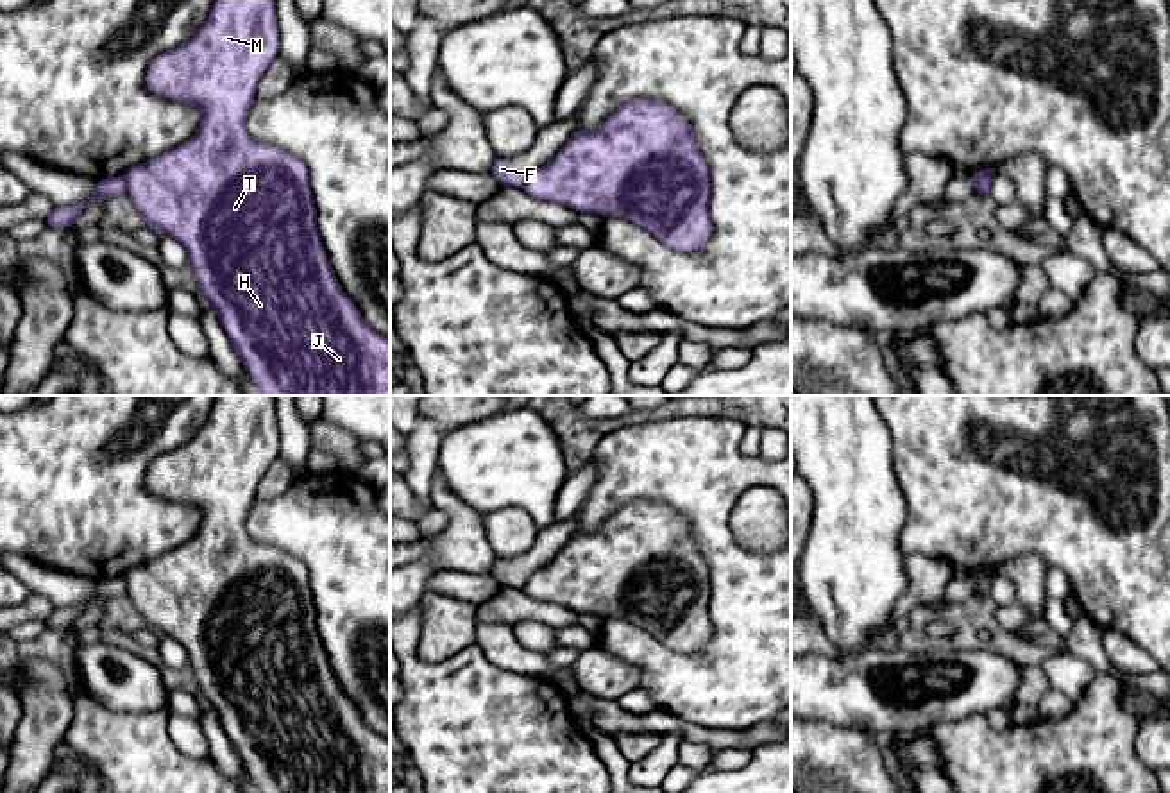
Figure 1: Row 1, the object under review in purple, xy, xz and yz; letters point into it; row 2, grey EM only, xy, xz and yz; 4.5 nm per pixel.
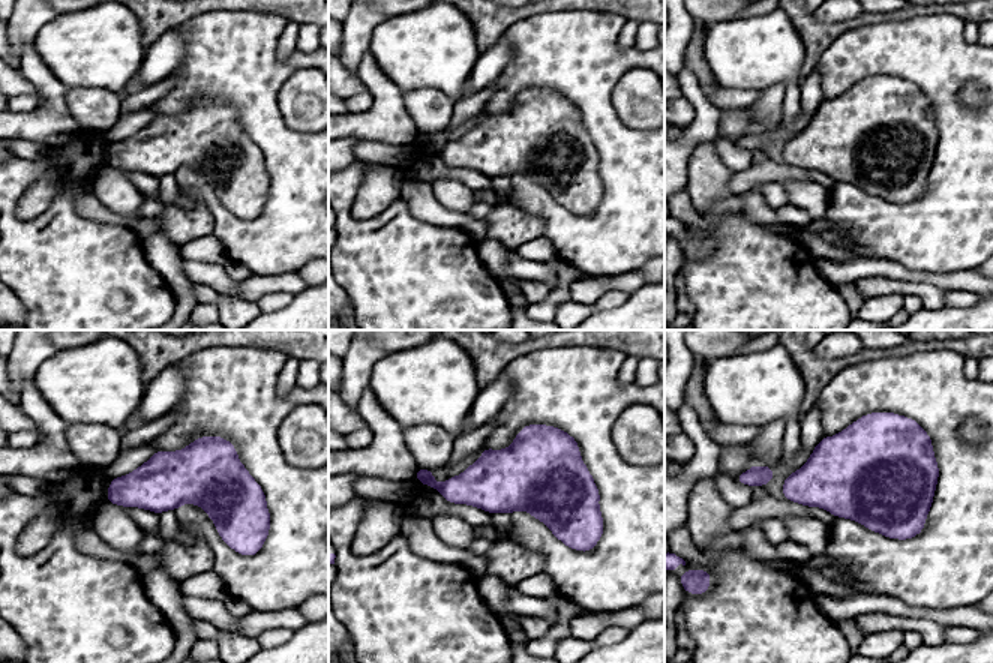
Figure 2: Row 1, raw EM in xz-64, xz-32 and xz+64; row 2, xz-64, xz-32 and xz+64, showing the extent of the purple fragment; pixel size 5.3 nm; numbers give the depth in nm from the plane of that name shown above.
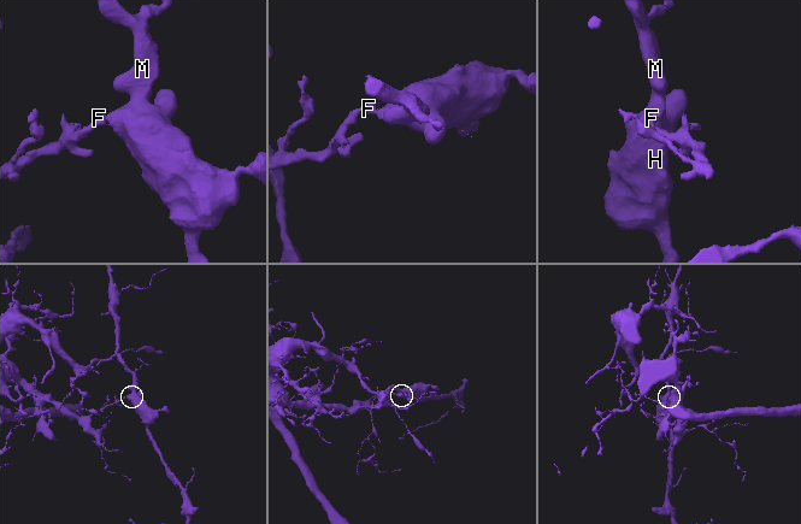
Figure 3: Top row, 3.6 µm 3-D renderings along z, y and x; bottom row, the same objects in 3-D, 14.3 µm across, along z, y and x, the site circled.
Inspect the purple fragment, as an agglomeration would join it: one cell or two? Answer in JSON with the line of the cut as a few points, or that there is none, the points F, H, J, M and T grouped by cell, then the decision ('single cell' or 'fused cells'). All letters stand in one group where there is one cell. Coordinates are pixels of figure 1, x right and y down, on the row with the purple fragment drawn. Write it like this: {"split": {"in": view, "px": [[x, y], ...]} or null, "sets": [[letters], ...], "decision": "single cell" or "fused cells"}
{"split": {"in": "xz", "px": [[526, 181], [523, 187]]}, "sets": [["F"], ["H", "J", "M", "T"]], "decision": "fused cells"}

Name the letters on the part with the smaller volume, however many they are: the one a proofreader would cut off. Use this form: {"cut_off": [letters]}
{"cut_off": ["H", "J", "M", "T"]}

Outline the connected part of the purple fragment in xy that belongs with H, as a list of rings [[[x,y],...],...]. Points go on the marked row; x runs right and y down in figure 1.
[[[213,0],[204,25],[193,34],[193,38],[154,57],[145,75],[145,86],[154,95],[193,104],[200,116],[199,129],[184,143],[127,170],[123,175],[127,195],[141,215],[143,224],[148,224],[159,234],[168,234],[184,245],[188,265],[193,270],[199,292],[218,313],[220,324],[240,356],[243,369],[263,396],[390,396],[390,338],[385,338],[365,324],[356,303],[336,281],[333,265],[317,229],[317,206],[306,163],[286,149],[254,141],[245,129],[249,111],[256,100],[258,82],[276,57],[279,57],[276,0]]]

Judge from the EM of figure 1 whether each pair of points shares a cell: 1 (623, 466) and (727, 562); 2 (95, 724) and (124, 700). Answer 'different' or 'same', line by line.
1: same
2: different

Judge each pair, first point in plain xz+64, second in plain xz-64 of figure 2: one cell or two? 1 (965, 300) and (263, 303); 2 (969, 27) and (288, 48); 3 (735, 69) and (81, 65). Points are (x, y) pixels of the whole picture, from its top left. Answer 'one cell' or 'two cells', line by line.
1: one cell
2: one cell
3: one cell

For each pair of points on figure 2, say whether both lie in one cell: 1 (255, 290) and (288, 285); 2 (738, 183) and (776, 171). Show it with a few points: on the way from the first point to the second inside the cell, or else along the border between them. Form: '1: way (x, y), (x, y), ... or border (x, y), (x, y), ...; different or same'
1: way (263, 285), (281, 284); same
2: way (747, 180), (758, 173), (767, 171); same

